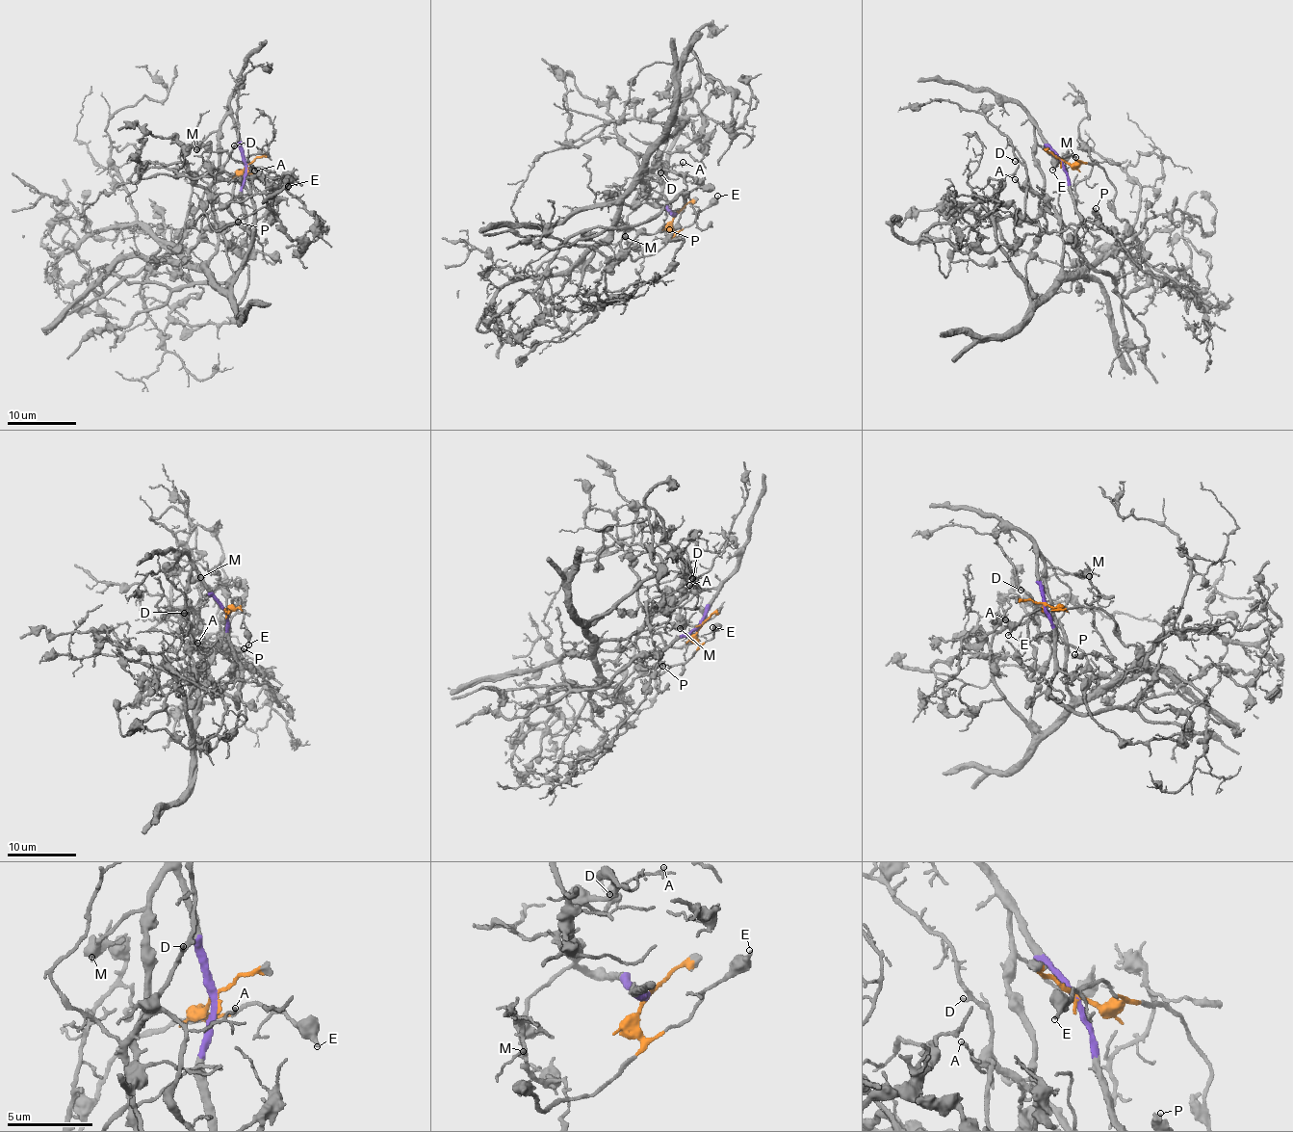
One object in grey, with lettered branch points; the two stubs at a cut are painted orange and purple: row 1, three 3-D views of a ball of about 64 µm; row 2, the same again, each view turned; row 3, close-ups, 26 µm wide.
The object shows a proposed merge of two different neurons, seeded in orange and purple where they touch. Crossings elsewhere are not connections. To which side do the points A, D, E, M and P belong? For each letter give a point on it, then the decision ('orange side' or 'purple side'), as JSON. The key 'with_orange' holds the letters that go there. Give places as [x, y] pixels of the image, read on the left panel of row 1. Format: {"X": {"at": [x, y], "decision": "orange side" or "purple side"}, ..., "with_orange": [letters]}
{"A": {"at": [254, 171], "decision": "purple side"}, "D": {"at": [234, 145], "decision": "purple side"}, "E": {"at": [288, 186], "decision": "orange side"}, "M": {"at": [196, 149], "decision": "purple side"}, "P": {"at": [238, 222], "decision": "orange side"}, "with_orange": ["E", "P"]}

